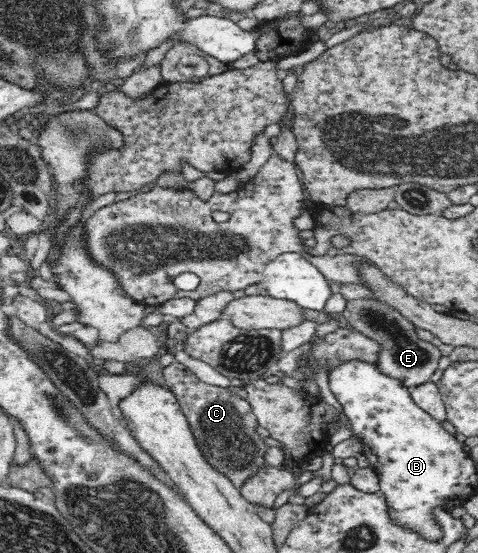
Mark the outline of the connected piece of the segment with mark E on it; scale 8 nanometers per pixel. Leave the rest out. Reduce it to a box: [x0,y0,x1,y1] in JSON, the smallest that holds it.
[341,300,442,389]

